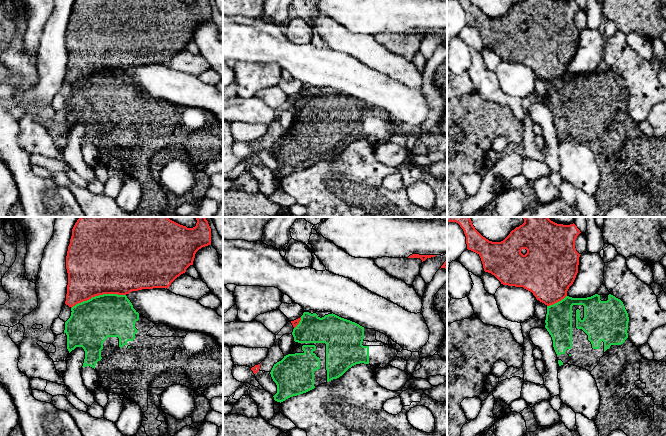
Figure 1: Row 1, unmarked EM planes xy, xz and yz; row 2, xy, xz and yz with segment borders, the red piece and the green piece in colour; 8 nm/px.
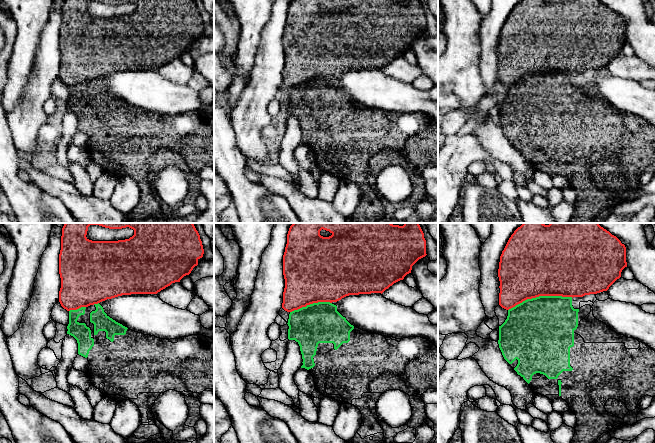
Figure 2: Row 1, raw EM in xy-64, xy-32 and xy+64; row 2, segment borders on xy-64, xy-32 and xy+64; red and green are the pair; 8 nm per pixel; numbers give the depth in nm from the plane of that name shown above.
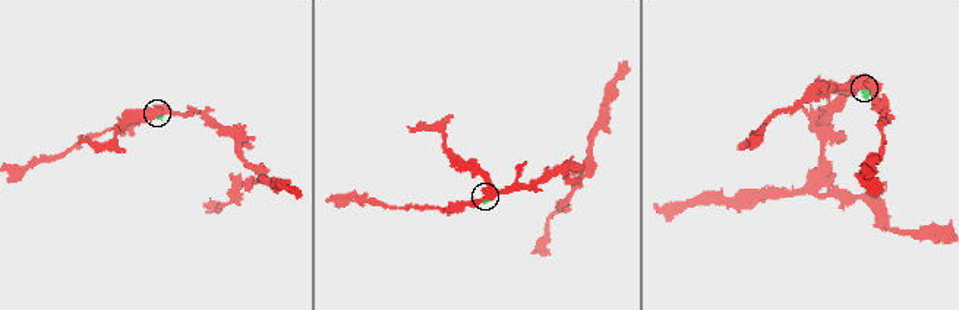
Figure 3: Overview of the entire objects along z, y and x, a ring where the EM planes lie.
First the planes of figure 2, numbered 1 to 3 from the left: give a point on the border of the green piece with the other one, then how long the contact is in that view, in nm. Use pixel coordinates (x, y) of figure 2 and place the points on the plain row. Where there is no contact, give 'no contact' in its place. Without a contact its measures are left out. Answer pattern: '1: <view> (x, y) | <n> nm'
1: xy-64 (77, 84) | 140 nm
2: xy-32 (310, 79) | 340 nm
3: xy+64 (540, 71) | 550 nm

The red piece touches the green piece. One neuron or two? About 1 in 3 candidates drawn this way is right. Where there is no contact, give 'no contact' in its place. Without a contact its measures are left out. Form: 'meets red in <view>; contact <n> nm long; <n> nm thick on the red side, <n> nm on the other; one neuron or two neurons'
meets red in xy; contact 460 nm long; 480 nm thick on the red side, 360 nm on the other; two neurons

